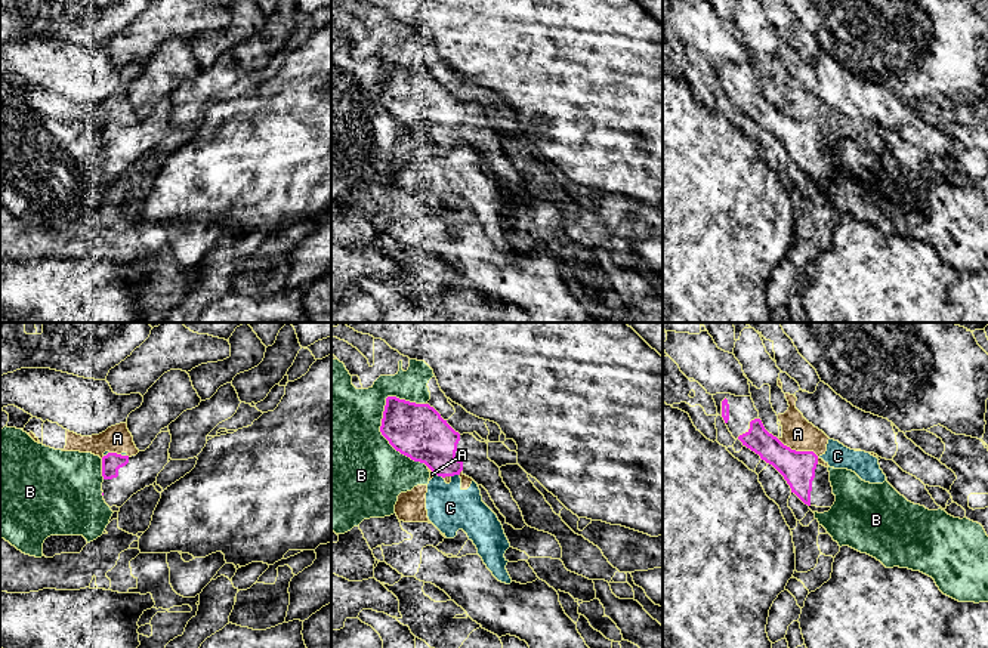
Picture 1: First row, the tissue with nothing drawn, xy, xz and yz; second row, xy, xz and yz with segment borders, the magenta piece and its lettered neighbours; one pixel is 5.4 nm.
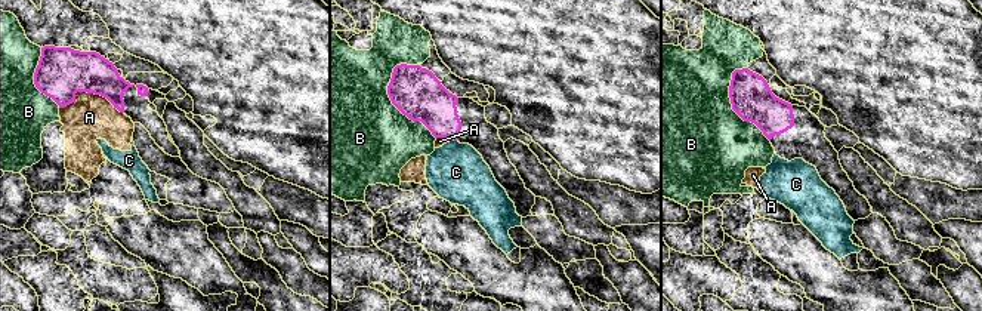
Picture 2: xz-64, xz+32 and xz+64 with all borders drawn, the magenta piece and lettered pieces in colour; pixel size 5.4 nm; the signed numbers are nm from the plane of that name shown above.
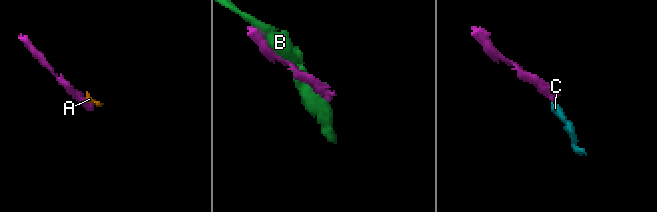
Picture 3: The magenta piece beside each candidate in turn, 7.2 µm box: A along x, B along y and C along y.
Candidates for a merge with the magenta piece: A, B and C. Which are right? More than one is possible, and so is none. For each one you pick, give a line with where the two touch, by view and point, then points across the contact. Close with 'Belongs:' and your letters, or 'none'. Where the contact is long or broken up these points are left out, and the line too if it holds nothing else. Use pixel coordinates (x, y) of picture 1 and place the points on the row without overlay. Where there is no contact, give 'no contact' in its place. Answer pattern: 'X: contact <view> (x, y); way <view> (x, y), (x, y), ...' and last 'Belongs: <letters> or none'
Belongs: none

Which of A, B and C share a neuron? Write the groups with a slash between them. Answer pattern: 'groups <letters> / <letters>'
groups A C / B

